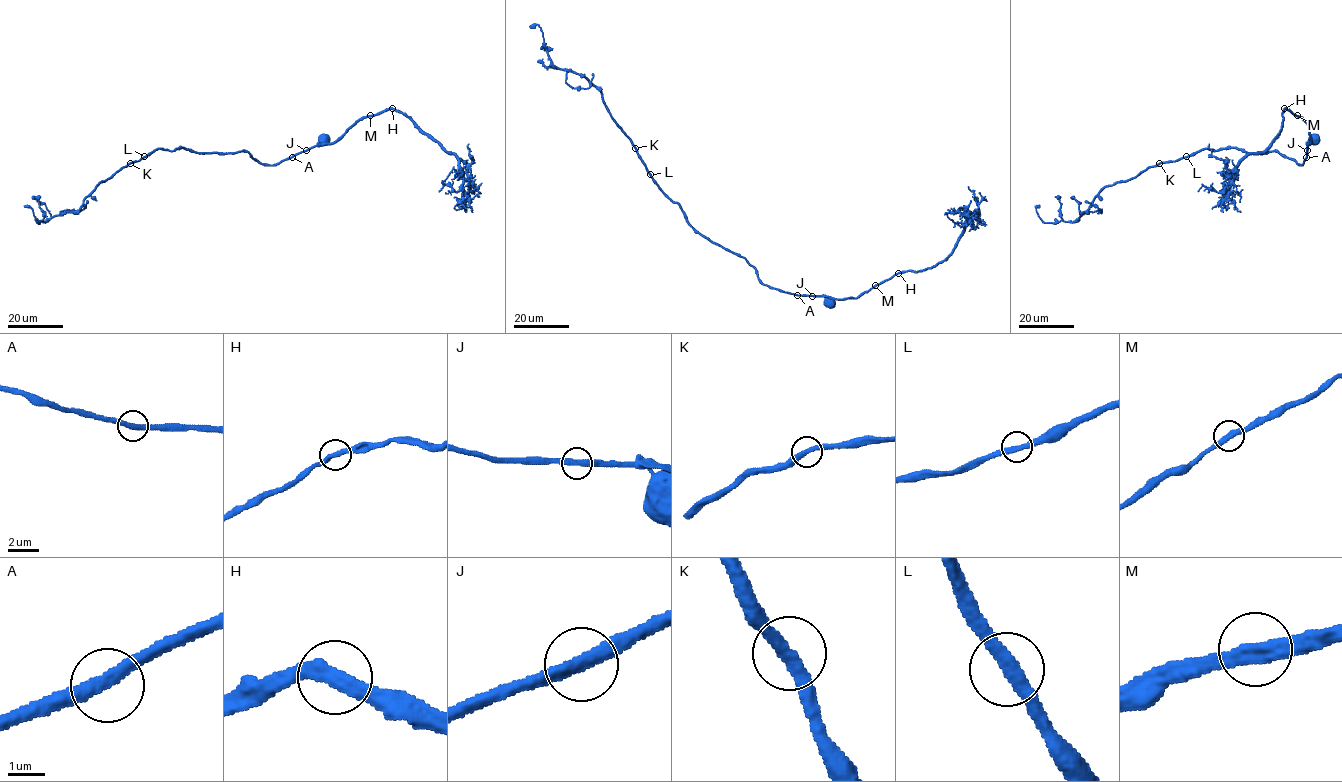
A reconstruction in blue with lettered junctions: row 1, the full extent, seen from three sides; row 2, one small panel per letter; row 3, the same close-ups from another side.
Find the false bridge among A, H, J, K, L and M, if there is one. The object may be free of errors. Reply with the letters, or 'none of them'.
none of them

